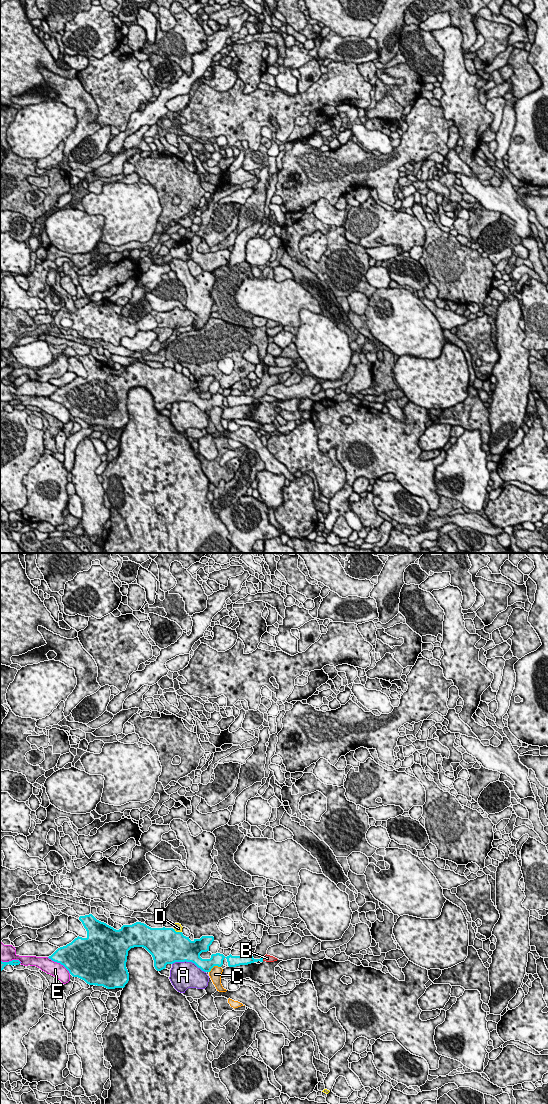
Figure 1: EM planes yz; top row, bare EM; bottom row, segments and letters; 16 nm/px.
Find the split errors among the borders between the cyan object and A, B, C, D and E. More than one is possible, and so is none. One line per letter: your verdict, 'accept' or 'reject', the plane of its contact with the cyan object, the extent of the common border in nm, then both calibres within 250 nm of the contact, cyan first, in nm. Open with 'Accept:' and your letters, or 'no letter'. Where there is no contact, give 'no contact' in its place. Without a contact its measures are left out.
Accept: B
A: reject; contact in yz; length 550 nm; calibres 420 and 440 nm
B: accept; contact in yz; length 100 nm; calibres 130 and 120 nm
C: reject; contact in yz; length 220 nm; calibres 200 and 190 nm
D: reject; contact in yz; length 140 nm; calibres 500 and 130 nm
E: reject; contact in yz; length 460 nm; calibres 440 and 240 nm

